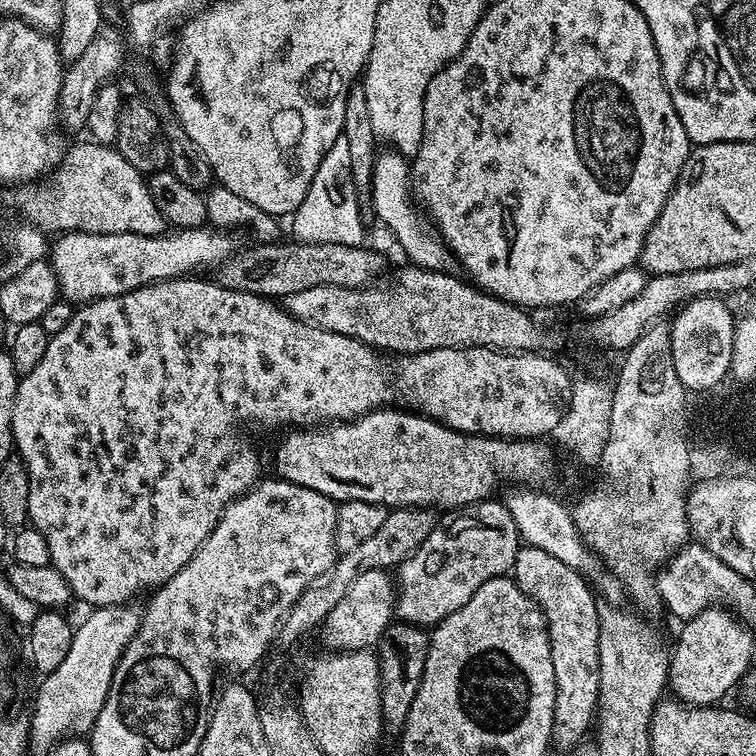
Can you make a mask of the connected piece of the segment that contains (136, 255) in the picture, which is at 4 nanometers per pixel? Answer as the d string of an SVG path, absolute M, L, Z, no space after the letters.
M211 226L182 228L159 236L142 234L98 234L66 232L55 237L50 248L50 263L58 278L60 296L73 302L121 296L159 280L191 277L199 268L219 269L234 254L227 231Z

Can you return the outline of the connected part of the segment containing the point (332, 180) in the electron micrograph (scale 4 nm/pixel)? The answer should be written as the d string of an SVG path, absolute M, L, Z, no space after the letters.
M340 135L330 146L330 150L324 152L322 162L310 182L310 190L306 190L306 198L296 207L292 220L292 232L297 241L305 244L321 244L322 242L334 242L338 246L361 246L364 240L364 220L360 217L360 201L356 189L353 188L350 168L350 153L346 138Z

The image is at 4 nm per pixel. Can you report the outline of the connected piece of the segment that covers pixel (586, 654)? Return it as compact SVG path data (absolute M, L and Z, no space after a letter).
M521 546L511 570L516 585L542 610L550 638L550 658L554 658L554 726L552 744L560 747L564 754L571 753L577 744L589 735L598 715L600 702L600 667L598 666L598 634L600 633L601 609L596 609L596 596L588 589L589 581L575 572L566 562L546 554L546 550Z

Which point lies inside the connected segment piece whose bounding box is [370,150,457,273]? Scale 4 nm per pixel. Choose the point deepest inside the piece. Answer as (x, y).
(391, 192)

